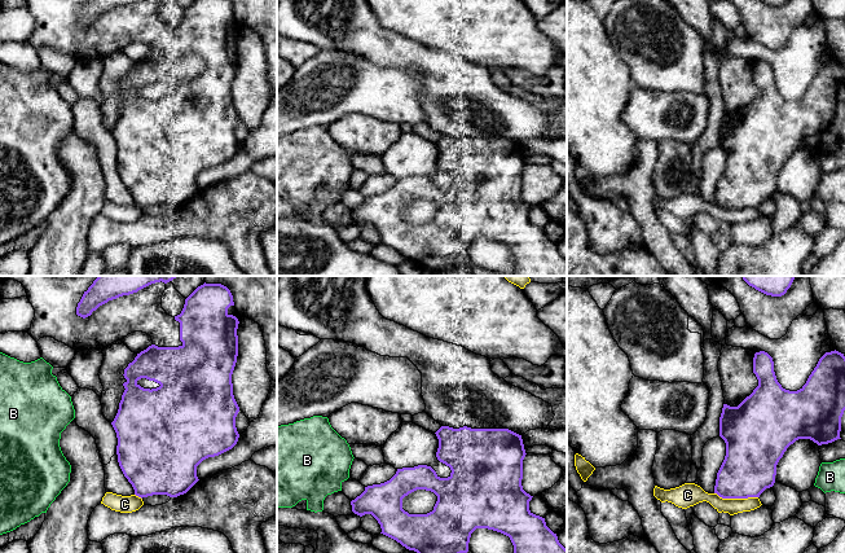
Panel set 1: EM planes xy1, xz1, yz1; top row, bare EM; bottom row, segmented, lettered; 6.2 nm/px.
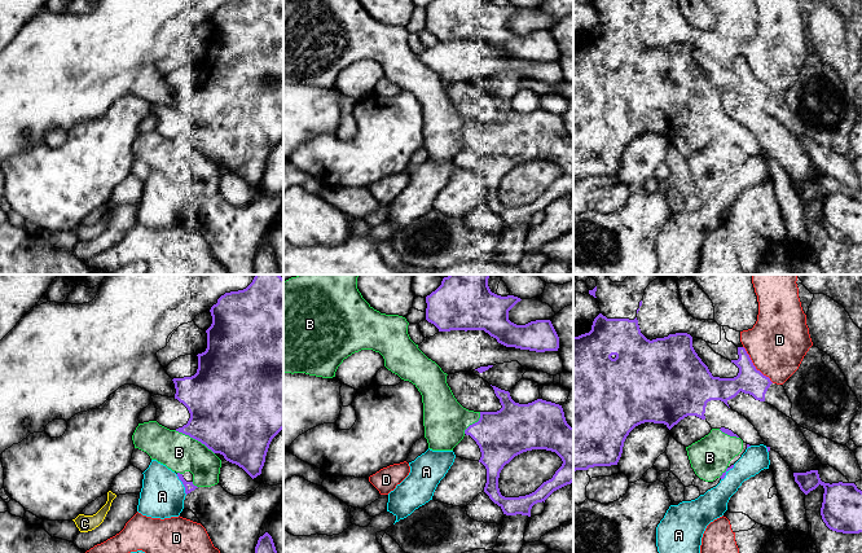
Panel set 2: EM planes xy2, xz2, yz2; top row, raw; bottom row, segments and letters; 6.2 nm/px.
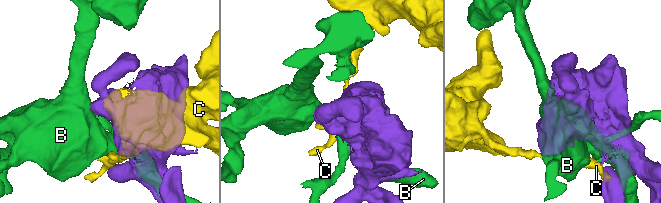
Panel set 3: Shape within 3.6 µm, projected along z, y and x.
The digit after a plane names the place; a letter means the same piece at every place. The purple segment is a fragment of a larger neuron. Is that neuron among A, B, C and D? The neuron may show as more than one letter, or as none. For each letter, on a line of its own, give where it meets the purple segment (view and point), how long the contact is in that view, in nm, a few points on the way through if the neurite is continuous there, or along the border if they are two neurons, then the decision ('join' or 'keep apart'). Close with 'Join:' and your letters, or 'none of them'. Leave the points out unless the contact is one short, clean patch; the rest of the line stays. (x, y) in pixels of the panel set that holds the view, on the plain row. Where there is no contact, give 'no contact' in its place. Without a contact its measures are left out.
A: xy2 (183, 193) | 140 nm | keep apart
B: xy2 (194, 148) | 280 nm | keep apart
C: yz1 (736, 207) | 280 nm | along yz1 (714, 202), (722, 207), (757, 207) | keep apart
D: yz2 (753, 75) | 300 nm | keep apart
Join: none of them

